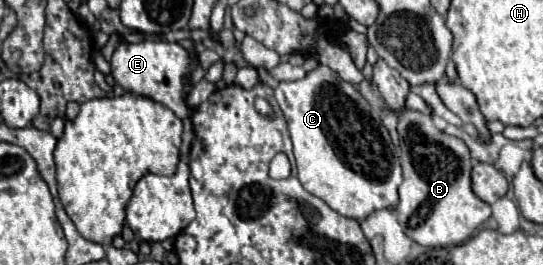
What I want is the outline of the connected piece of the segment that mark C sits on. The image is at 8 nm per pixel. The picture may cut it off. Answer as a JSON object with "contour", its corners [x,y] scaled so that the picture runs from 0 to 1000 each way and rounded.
{"contour":[[[587,242],[554,302],[514,309],[514,325],[506,332],[506,370],[529,445],[551,679],[569,732],[591,747],[606,785],[613,785],[628,815],[661,838],[680,823],[694,792],[731,785],[731,717],[738,694],[738,619],[731,558],[702,460],[702,430],[680,400],[680,385],[661,355],[661,340],[646,309],[632,302],[606,249]]]}

